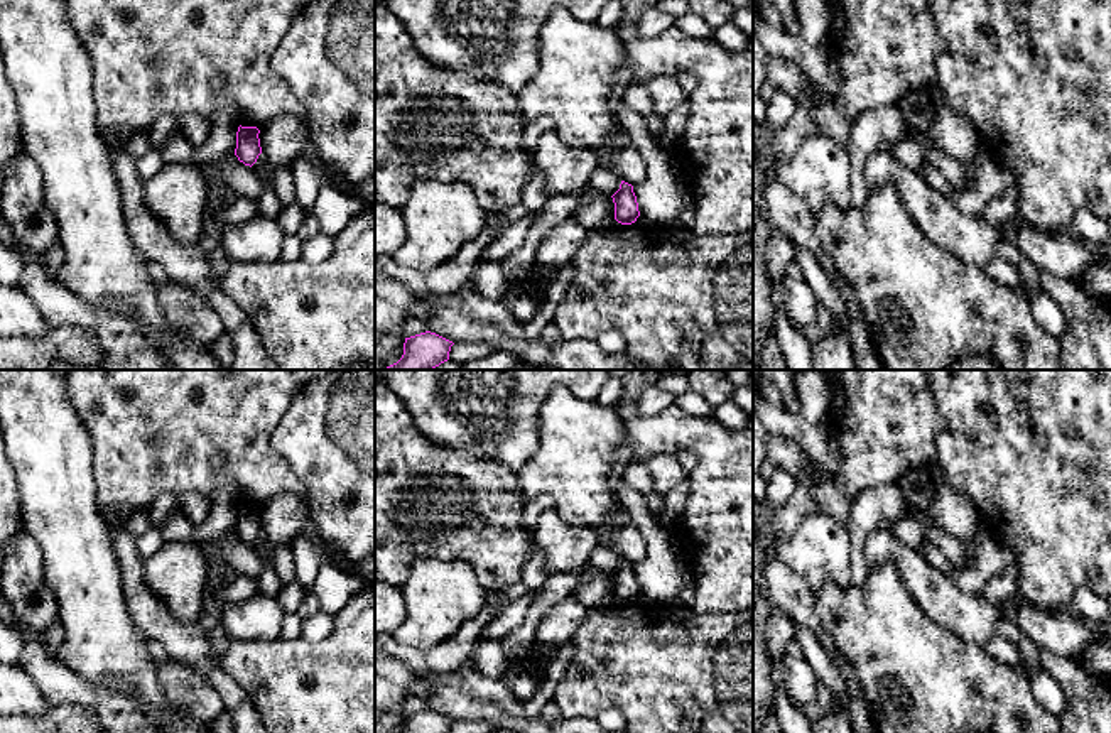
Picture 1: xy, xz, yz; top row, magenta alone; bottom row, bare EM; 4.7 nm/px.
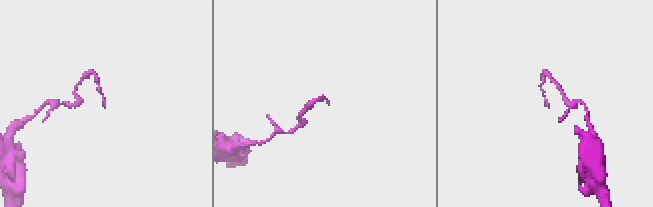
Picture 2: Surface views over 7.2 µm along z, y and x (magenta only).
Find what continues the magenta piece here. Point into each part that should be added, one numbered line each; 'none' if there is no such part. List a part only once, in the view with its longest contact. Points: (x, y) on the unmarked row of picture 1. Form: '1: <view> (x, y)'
none

